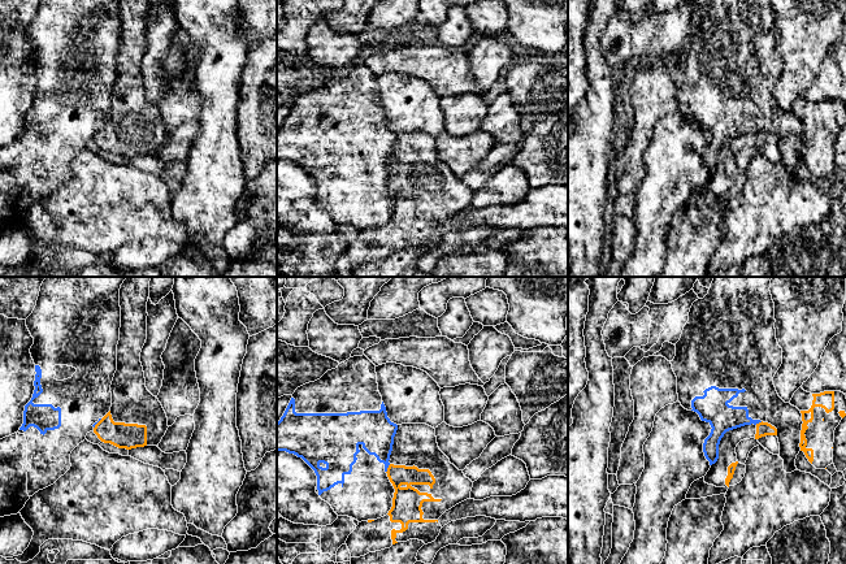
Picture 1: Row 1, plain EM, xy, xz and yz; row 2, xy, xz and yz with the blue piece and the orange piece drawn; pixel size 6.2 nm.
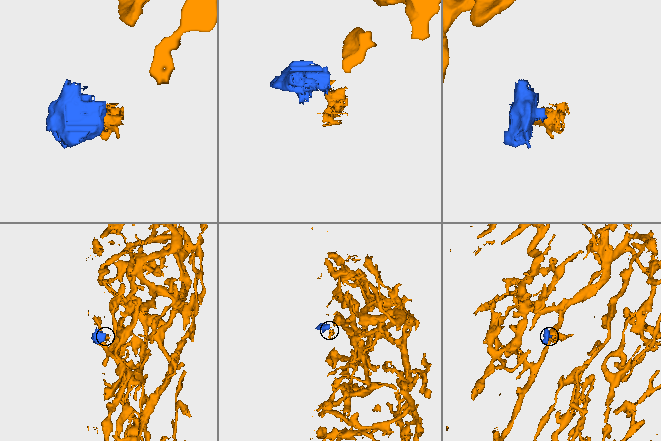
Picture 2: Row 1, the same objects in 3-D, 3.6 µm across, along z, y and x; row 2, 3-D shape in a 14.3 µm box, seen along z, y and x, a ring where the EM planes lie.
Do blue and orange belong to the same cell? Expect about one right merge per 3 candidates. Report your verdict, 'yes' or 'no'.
no

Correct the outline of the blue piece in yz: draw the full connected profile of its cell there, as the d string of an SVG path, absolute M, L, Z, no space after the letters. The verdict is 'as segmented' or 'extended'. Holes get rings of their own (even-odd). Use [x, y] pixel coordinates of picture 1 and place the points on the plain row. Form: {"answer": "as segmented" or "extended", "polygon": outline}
{"answer": "extended", "polygon": "M708 0L690 17L671 73L677 86L678 110L712 136L703 152L710 174L717 170L719 153L726 140L763 130L777 138L784 179L797 179L803 130L801 120L785 112L773 94L773 86L782 73L775 31L771 0Z"}

